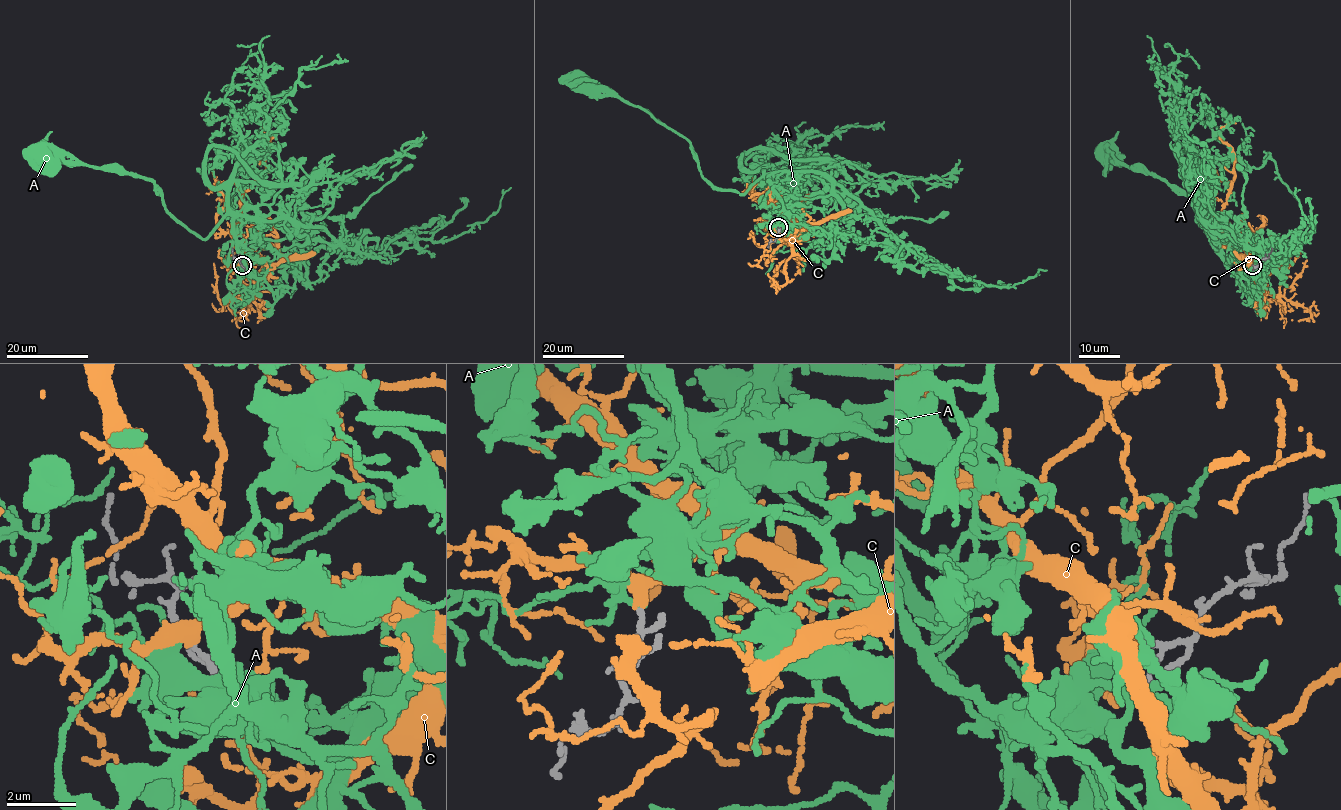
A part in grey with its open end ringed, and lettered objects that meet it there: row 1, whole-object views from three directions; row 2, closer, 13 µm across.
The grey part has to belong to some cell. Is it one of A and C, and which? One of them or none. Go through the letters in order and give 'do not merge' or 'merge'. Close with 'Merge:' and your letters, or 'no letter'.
A: do not merge
C: merge
Merge: C

